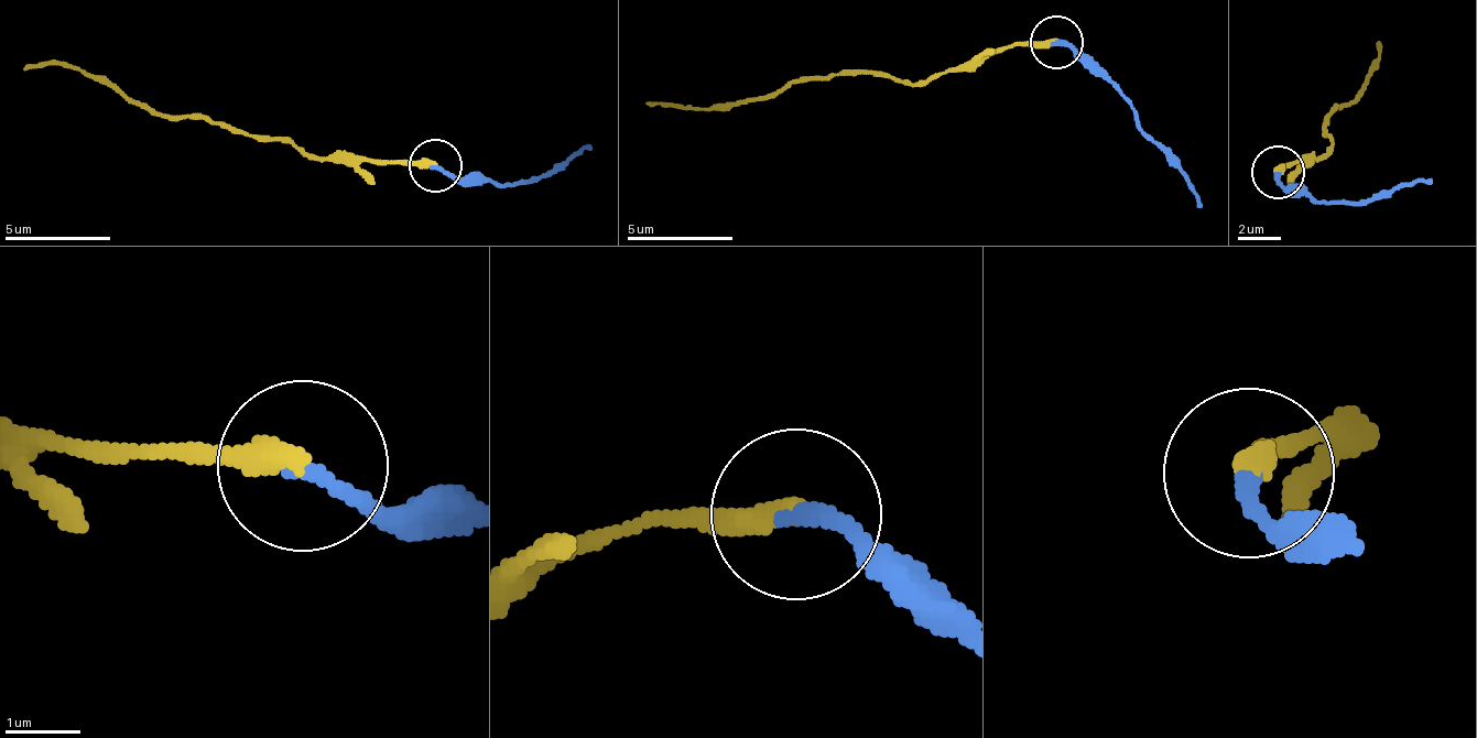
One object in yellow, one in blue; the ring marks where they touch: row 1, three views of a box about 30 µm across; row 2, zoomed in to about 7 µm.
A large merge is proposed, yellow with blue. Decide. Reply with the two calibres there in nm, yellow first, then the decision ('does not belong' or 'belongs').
320 nm thick on the yellow side, 200 nm on the other; belongs

